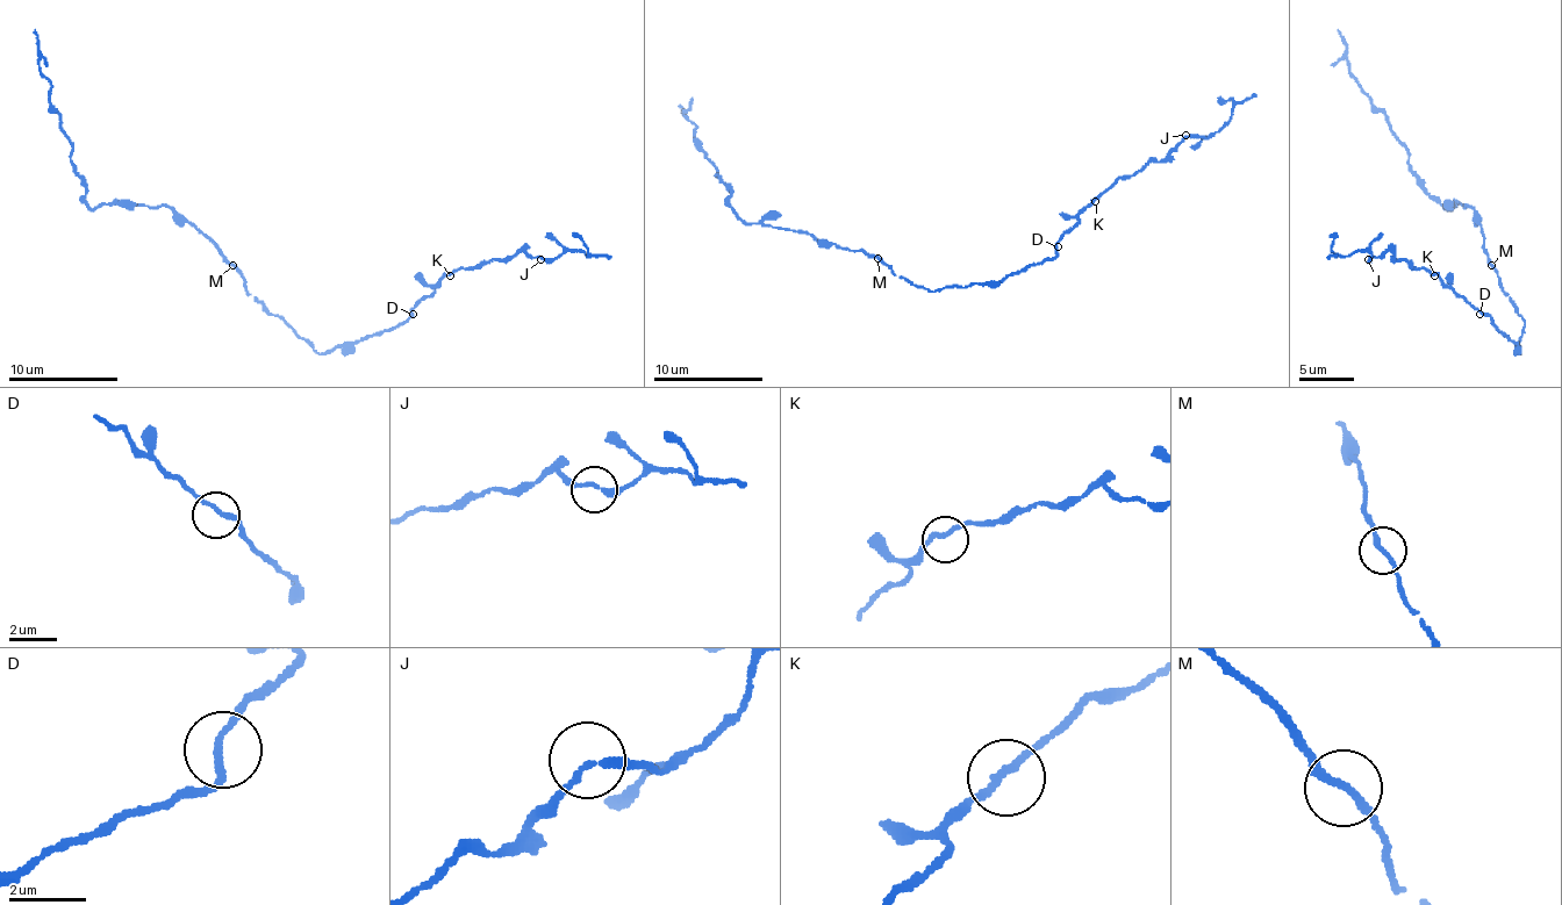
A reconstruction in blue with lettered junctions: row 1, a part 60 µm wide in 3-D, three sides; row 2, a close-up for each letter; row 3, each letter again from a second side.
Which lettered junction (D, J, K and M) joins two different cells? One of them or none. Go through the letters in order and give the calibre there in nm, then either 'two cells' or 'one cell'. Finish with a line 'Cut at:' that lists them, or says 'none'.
D: 190 nm | one cell
J: 200 nm | one cell
K: 190 nm | one cell
M: 200 nm | one cell
Cut at: none

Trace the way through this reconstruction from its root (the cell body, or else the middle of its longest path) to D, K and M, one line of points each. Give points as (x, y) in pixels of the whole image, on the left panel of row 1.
D: (270, 314), (278, 314), (320, 352), (352, 346), (371, 336), (379, 336), (399, 328), (413, 314)
K: (270, 314), (278, 314), (320, 352), (328, 352), (399, 328), (434, 287), (445, 275), (450, 275)
M: (270, 314), (245, 289), (243, 275), (231, 265)

